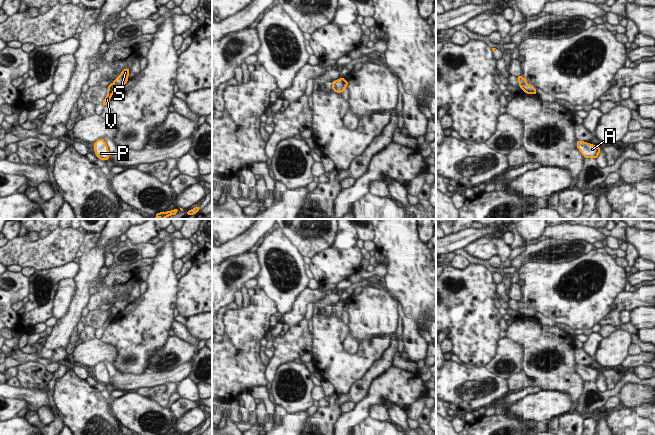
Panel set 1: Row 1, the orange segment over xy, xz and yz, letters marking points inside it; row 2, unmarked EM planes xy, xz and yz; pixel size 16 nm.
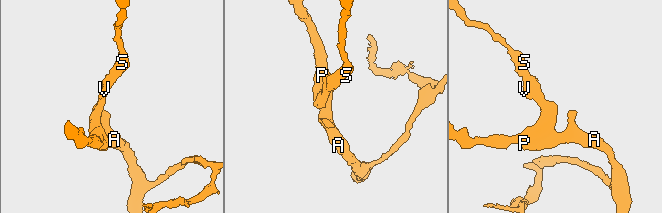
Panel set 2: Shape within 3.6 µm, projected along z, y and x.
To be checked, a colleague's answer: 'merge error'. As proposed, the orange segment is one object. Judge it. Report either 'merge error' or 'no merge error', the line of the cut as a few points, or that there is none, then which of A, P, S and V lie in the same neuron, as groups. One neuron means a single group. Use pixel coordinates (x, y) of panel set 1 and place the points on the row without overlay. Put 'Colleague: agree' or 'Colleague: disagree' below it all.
no merge error; cut none; groups A P S V
Colleague: disagree

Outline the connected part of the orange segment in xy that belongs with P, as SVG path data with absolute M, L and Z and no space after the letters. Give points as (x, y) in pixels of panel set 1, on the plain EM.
M98 363L94 368L95 378L98 383L101 384L108 384L109 383L109 375L106 366L104 363Z

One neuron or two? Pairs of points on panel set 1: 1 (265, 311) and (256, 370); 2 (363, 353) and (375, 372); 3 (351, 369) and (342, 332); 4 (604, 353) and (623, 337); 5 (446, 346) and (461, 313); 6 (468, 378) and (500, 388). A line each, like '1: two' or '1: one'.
1: one
2: two
3: one
4: one
5: two
6: one

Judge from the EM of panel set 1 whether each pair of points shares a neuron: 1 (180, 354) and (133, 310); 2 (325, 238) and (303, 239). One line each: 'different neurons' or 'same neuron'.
1: different neurons
2: same neuron

